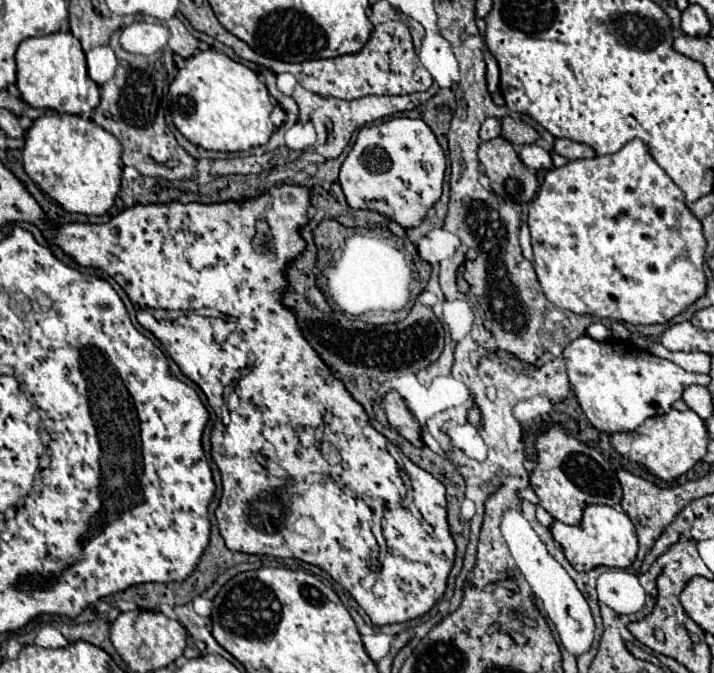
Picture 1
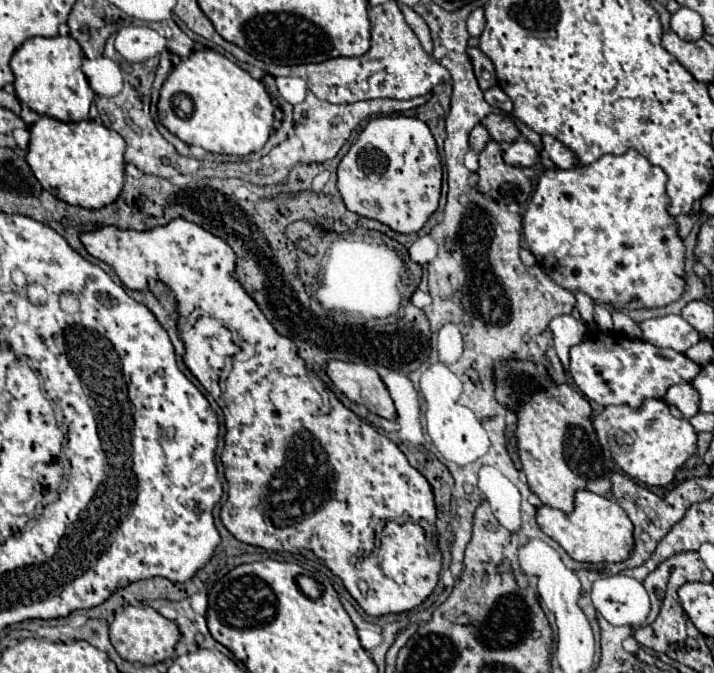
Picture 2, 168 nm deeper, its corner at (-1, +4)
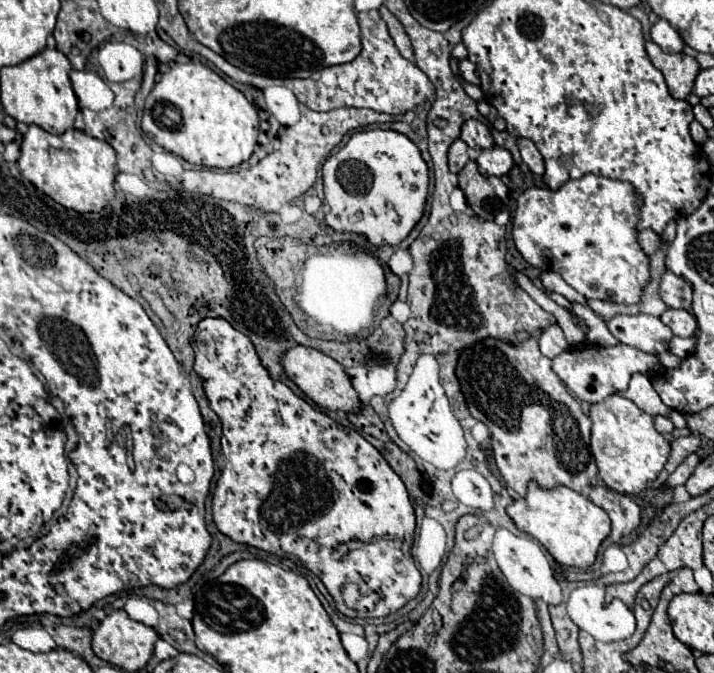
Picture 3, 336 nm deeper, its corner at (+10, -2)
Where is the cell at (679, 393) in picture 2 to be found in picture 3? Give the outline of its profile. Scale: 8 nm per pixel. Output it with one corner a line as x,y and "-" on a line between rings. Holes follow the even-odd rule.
634,375
630,381
630,387
620,395
632,399
640,409
644,409
650,415
664,415
664,417
672,415
672,409
668,409
668,405
660,401
658,393
652,387
652,381
644,375

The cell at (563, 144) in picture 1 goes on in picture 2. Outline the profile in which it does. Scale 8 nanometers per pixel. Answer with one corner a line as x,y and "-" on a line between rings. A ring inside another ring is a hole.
543,135
543,149
549,153
549,159
559,167
559,169
573,169
577,163
577,157
563,145
559,143
555,137
551,135

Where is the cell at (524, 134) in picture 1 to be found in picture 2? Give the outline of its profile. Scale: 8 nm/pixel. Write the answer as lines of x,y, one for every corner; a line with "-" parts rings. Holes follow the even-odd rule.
491,113
483,119
483,127
487,127
491,139
497,141
497,143
511,143
511,141
521,137
521,133
517,131
513,119
509,119
507,115

